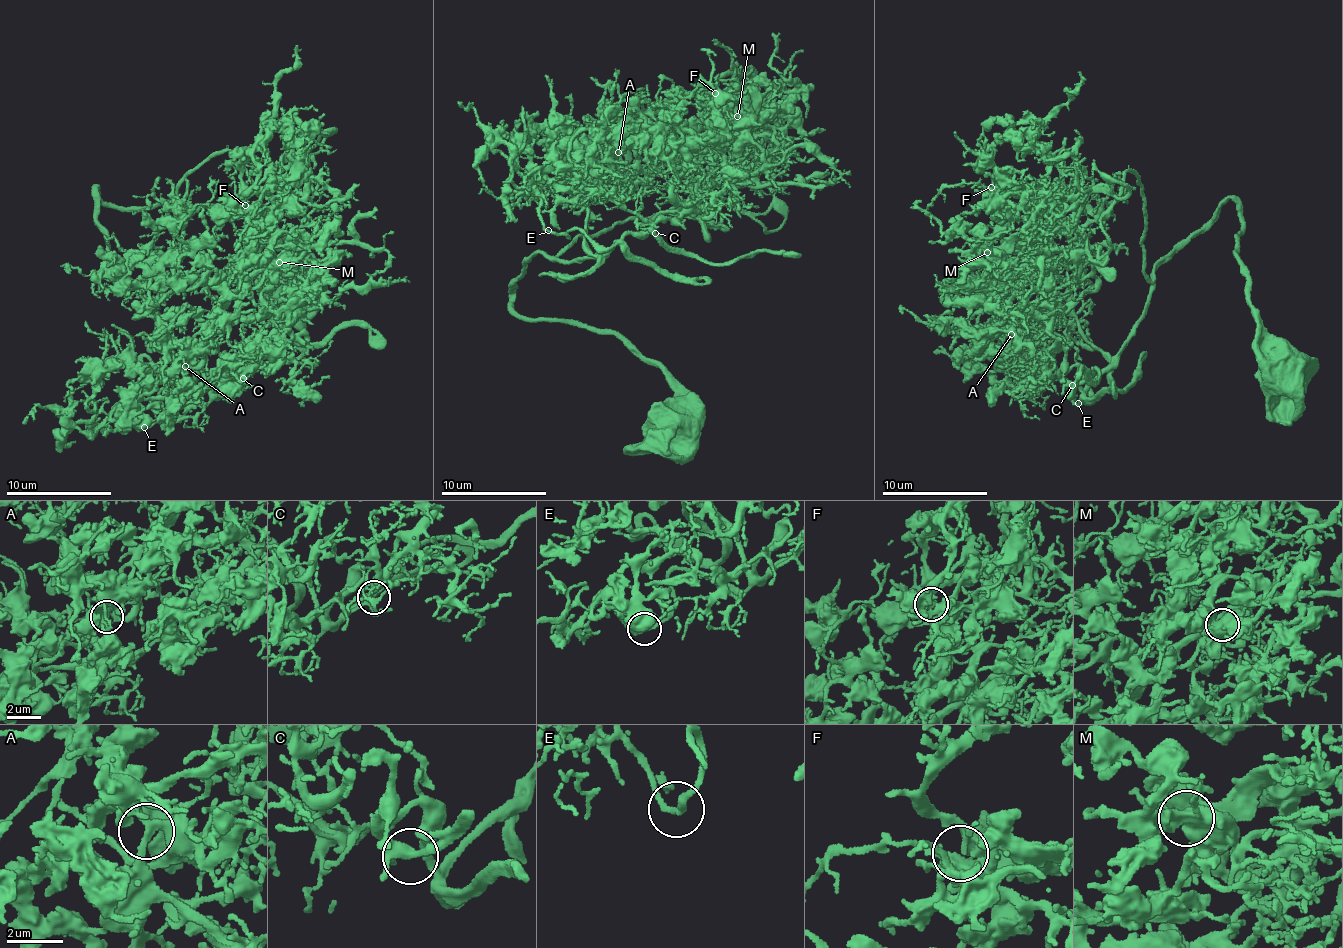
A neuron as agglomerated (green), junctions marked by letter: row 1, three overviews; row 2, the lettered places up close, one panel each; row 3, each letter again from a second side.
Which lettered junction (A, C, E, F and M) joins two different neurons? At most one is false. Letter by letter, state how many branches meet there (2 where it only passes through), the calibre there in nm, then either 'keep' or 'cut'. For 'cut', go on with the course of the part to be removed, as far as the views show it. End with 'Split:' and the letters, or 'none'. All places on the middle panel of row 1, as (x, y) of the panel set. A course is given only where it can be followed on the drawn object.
A: 3 branches meet; 240 nm thick; keep
C: 5 branches meet; 320 nm thick; keep
E: 2 branches meet; 200 nm thick; keep
F: 5 branches meet; 300 nm thick; keep
M: 2 branches meet; 650 nm thick; keep
Split: none

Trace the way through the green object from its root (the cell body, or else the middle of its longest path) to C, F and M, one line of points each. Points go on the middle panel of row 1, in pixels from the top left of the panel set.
C: (676, 425), (660, 367), (613, 333), (512, 306), (538, 252), (579, 262), (655, 233)
F: (676, 425), (660, 367), (518, 317), (510, 284), (616, 223), (715, 227), (681, 169), (718, 145), (715, 93)
M: (676, 425), (660, 367), (518, 317), (510, 284), (638, 235), (660, 154), (710, 158), (737, 116)

